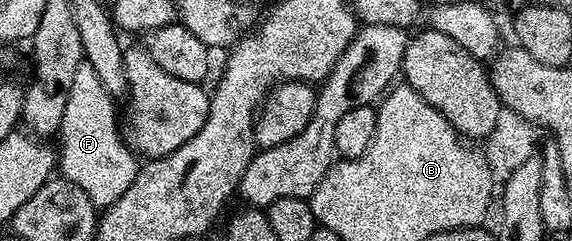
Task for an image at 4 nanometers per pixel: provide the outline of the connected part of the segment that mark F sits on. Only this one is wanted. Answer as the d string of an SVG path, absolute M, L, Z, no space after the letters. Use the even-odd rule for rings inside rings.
M82 61L81 67L75 72L75 80L71 84L71 96L67 96L67 108L63 108L63 120L59 131L59 139L61 138L61 154L59 150L59 174L60 177L66 178L71 184L75 184L79 188L83 188L83 192L87 192L87 196L93 202L94 207L104 208L111 205L131 186L139 169L139 158L136 153L127 145L122 133L119 131L119 122L117 126L117 110L113 107L115 102L114 95L107 92L107 88L103 88L103 80L99 80L99 76L95 76L95 72L91 68L91 64Z

